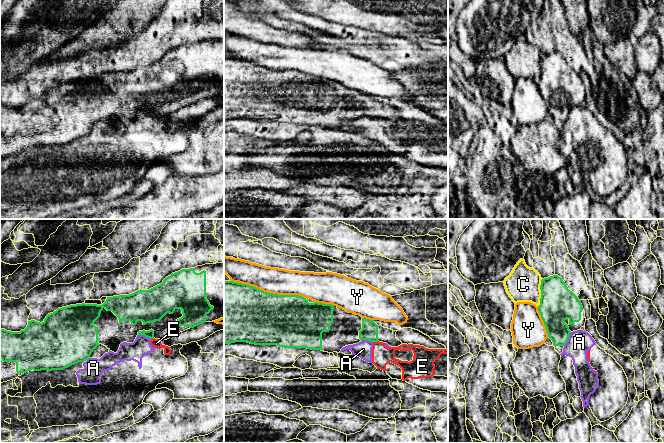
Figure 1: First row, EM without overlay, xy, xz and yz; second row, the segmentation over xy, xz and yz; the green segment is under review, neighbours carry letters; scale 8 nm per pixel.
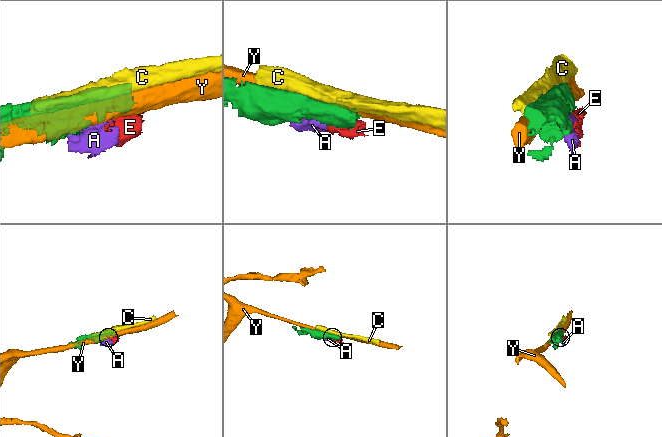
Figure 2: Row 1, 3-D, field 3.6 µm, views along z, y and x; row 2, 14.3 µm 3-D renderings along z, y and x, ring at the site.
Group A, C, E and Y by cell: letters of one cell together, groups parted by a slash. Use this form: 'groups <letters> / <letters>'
groups A E / C / Y

